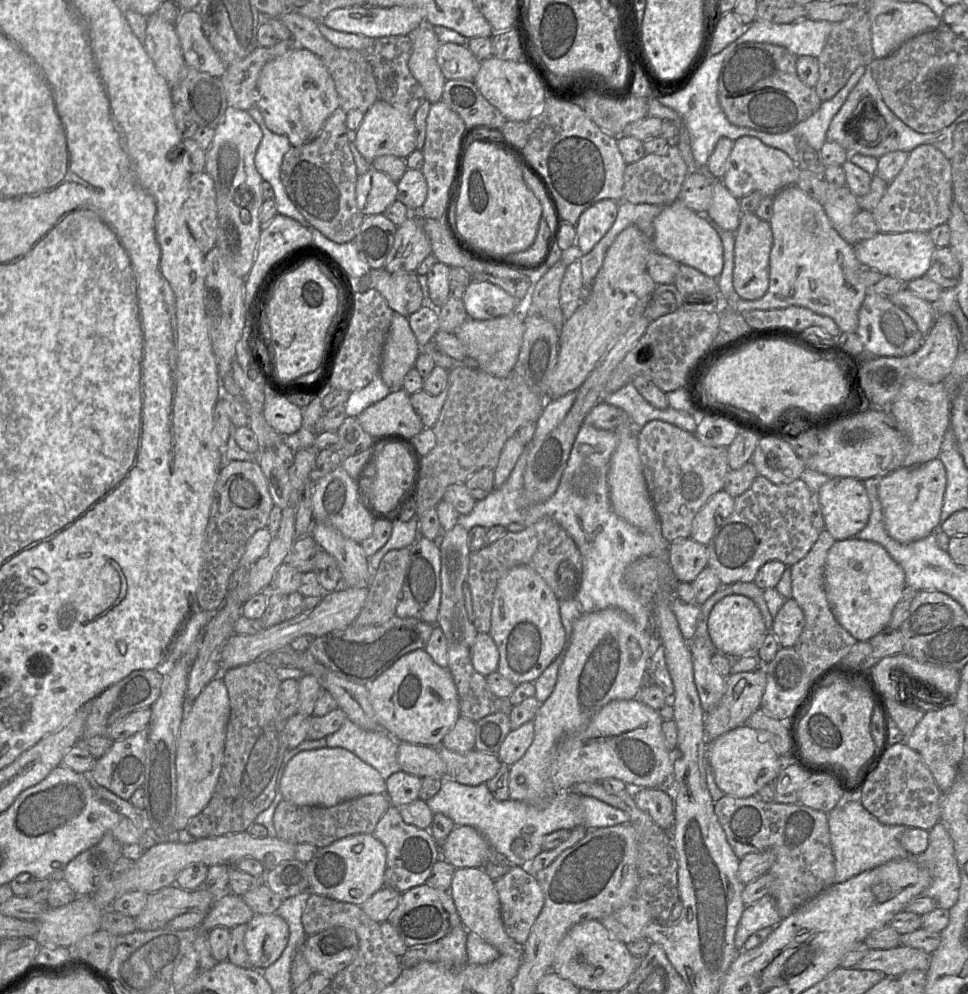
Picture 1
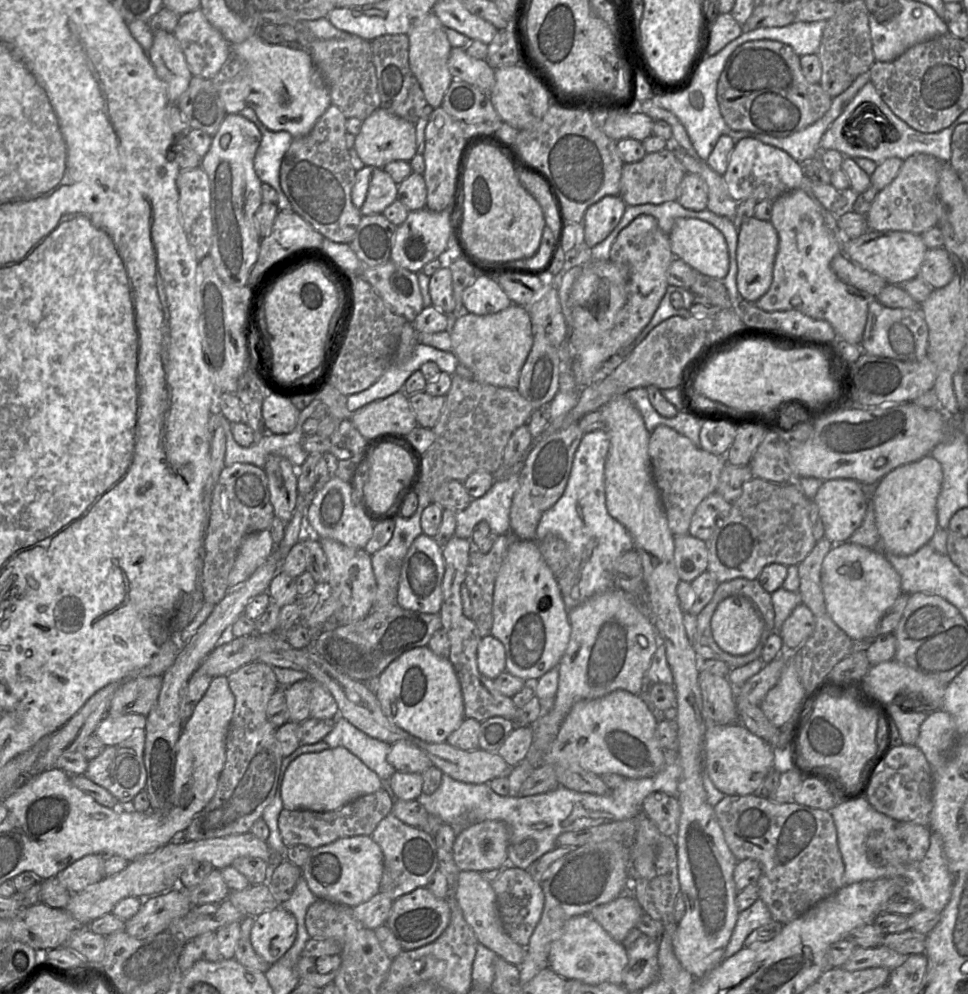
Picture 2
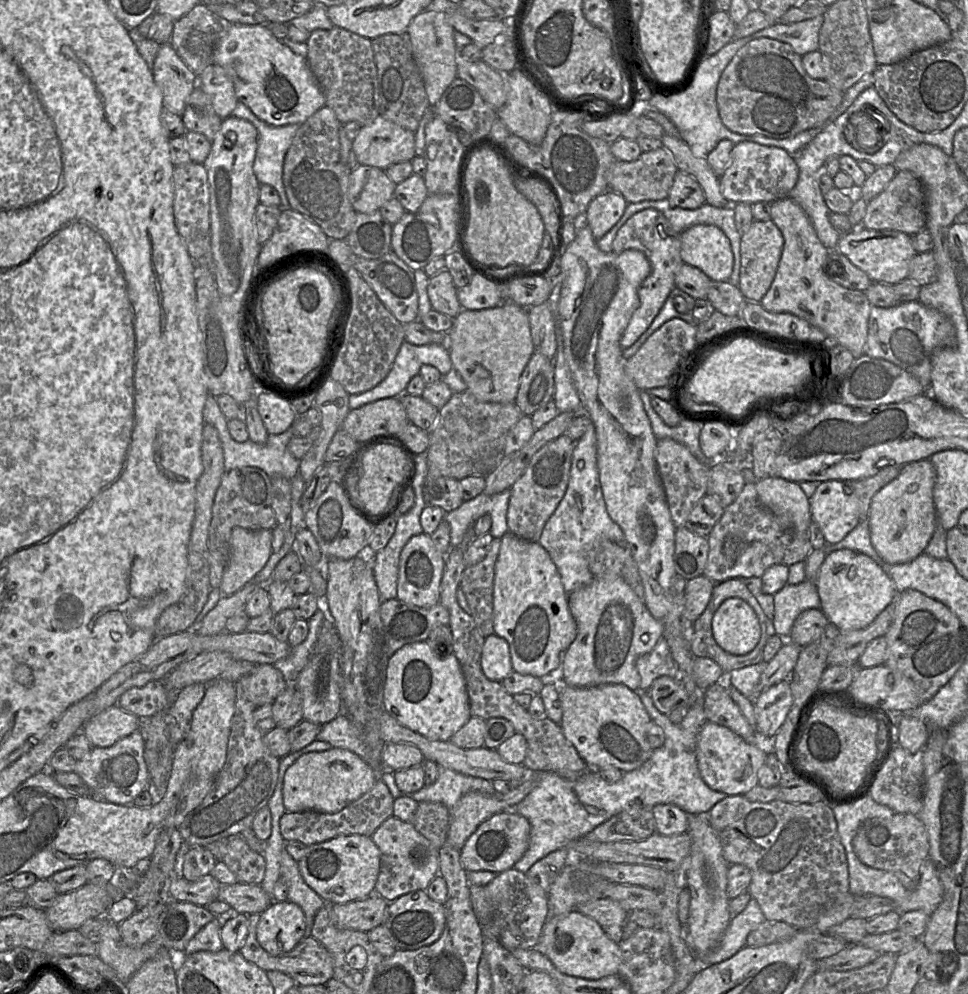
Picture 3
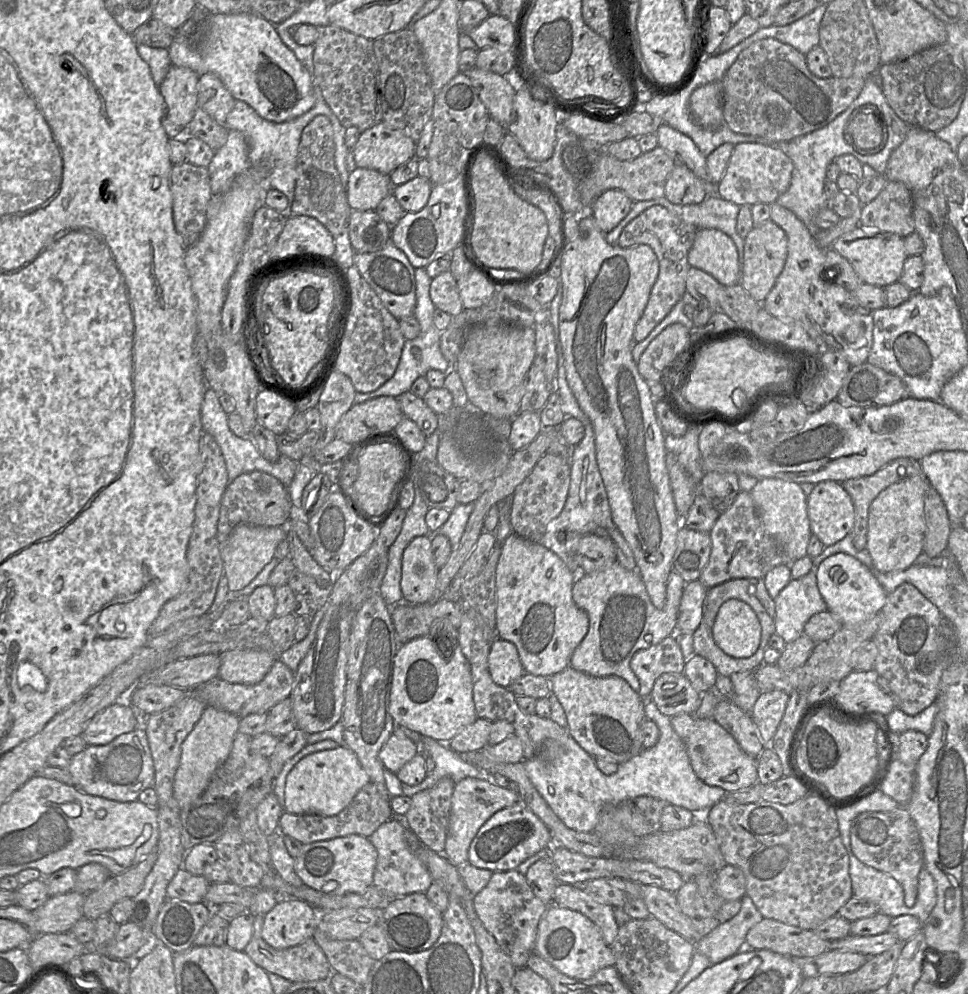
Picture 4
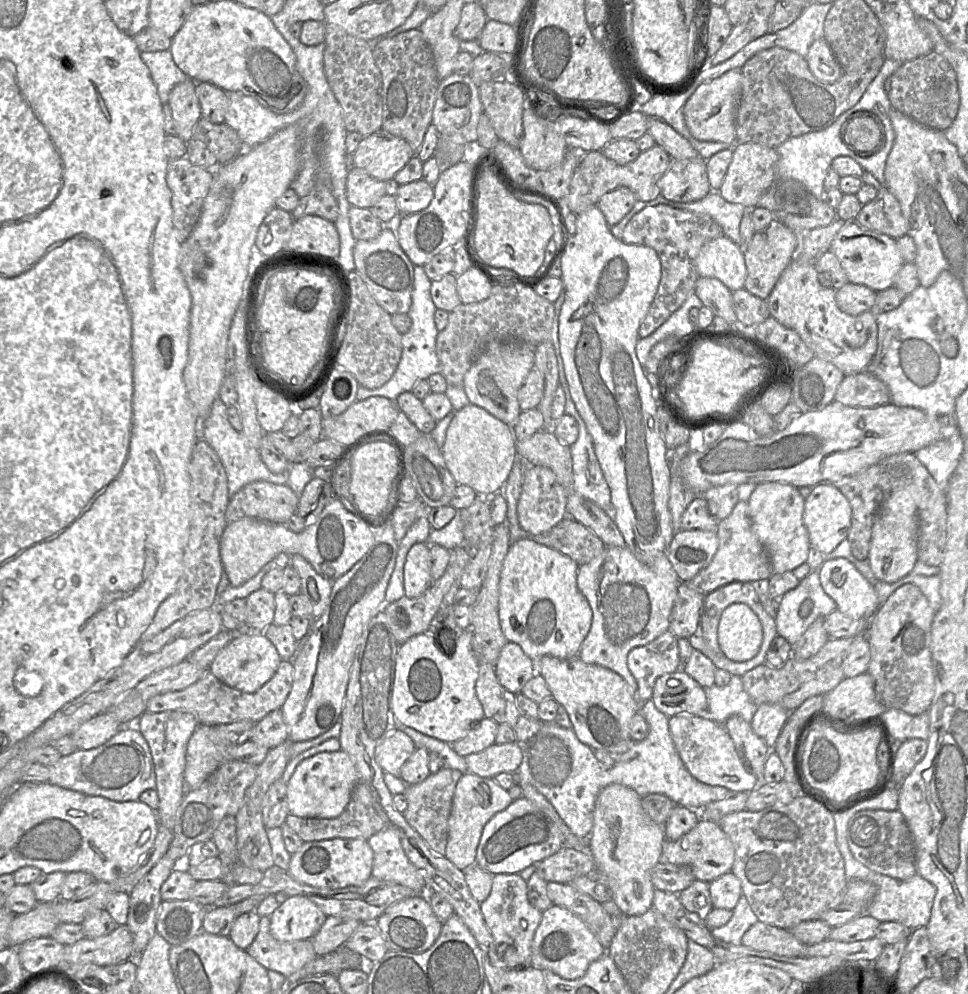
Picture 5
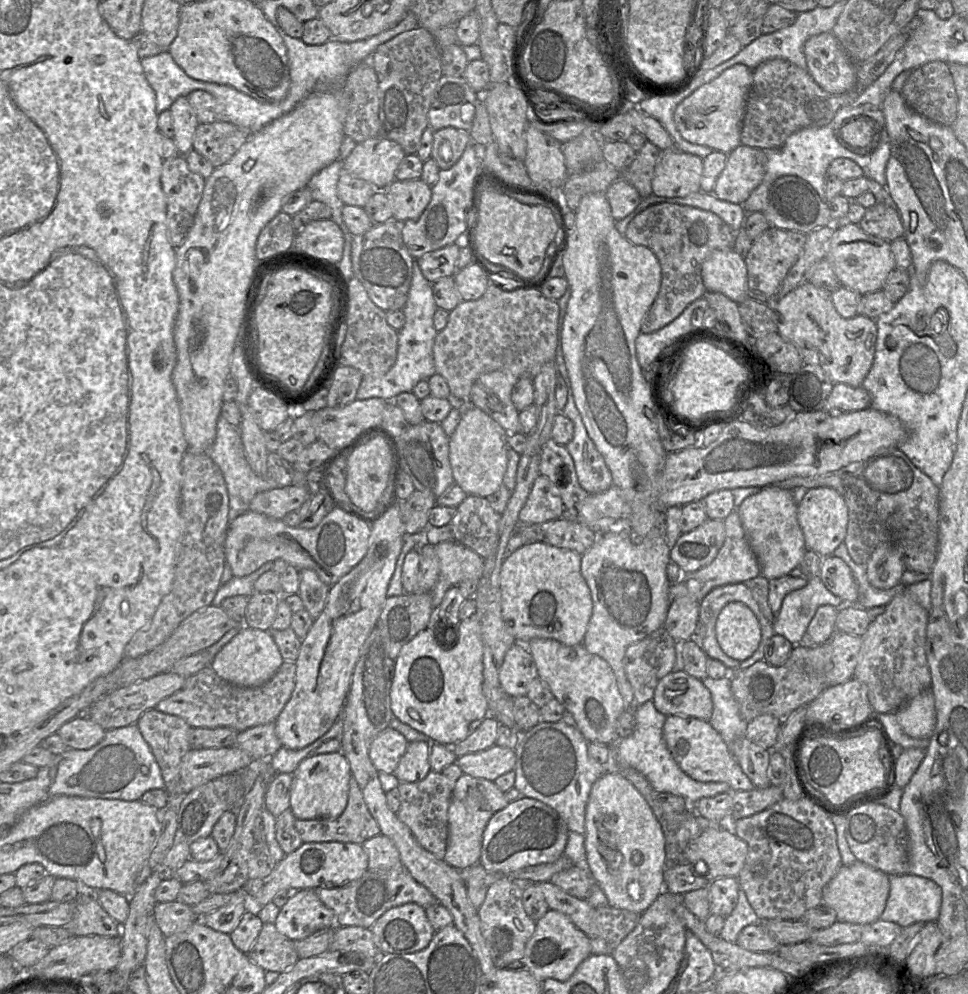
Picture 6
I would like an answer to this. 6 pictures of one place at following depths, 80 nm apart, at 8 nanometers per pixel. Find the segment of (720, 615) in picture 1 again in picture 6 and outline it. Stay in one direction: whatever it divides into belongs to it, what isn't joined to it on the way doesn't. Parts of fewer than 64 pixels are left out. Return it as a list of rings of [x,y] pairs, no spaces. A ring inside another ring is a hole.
[[[731,602],[722,608],[715,630],[721,650],[738,661],[750,658],[761,641],[761,629],[755,615],[741,602]]]

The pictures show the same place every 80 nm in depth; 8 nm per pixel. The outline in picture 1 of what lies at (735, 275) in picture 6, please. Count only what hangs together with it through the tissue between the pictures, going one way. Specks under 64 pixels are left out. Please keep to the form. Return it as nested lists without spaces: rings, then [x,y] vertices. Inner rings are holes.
[[[677,199],[663,208],[653,220],[654,249],[679,264],[685,264],[711,278],[718,278],[723,269],[723,244],[718,233],[698,213]]]

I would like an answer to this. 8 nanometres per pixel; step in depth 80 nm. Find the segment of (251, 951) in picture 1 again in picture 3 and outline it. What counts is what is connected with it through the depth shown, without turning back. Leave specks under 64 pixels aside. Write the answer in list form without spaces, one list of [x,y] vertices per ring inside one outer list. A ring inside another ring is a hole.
[[[273,901],[261,913],[257,940],[270,955],[281,956],[305,938],[305,929],[305,914],[299,905],[290,901]]]

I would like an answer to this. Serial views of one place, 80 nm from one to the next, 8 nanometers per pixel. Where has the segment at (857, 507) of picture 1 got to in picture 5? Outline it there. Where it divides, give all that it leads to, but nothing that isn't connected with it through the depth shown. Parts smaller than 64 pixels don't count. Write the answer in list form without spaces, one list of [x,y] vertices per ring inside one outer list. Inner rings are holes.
[[[827,483],[814,486],[803,513],[810,545],[823,554],[832,552],[847,538],[851,517],[850,503],[840,490]]]

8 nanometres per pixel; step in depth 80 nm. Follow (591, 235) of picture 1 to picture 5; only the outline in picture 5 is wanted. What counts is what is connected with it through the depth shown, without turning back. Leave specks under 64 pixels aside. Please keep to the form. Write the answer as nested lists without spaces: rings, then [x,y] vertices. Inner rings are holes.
[[[618,187],[605,193],[598,201],[597,207],[603,213],[609,227],[618,224],[634,207],[635,194],[626,187]]]

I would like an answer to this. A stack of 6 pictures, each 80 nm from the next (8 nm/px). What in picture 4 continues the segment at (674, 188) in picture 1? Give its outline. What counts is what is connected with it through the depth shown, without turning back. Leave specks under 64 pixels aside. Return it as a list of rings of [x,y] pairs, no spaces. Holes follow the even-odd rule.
[[[659,146],[630,161],[618,160],[603,150],[603,152],[597,154],[597,159],[590,173],[579,185],[580,200],[584,205],[584,213],[587,213],[594,201],[609,189],[623,191],[634,202],[664,197],[667,179],[674,167],[675,162],[671,155]]]

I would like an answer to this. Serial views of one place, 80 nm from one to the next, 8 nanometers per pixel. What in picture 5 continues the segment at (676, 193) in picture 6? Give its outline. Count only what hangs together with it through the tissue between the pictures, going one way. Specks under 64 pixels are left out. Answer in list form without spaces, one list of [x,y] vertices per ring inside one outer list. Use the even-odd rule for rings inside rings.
[[[701,157],[672,160],[658,181],[661,195],[674,202],[694,202],[703,199],[712,189],[709,184],[706,161]]]

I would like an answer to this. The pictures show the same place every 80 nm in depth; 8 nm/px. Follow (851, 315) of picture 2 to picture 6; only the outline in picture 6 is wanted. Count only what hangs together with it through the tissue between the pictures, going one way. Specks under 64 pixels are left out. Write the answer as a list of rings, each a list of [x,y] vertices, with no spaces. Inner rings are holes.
[[[807,282],[781,299],[773,299],[773,309],[778,315],[778,333],[791,342],[800,352],[804,365],[820,366],[833,383],[844,383],[852,387],[862,386],[874,360],[877,342],[877,325],[875,319],[863,315],[843,318],[835,309],[831,293],[817,288]]]

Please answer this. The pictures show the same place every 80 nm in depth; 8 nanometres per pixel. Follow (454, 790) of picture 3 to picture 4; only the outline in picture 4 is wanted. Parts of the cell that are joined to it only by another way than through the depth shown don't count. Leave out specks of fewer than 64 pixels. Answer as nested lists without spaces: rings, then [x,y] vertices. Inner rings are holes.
[[[421,737],[420,750],[425,755],[431,756],[435,763],[435,769],[418,785],[409,786],[402,783],[403,794],[407,797],[412,797],[416,793],[432,787],[446,777],[451,778],[454,783],[466,777],[489,779],[493,782],[493,775],[488,775],[463,759],[449,747],[448,743],[442,743],[430,737]]]

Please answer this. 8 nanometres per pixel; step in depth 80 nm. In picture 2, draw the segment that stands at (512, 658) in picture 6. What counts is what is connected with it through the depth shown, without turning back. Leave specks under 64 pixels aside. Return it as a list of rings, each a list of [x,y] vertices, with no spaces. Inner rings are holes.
[[[492,635],[483,637],[477,648],[477,665],[480,673],[489,679],[495,679],[505,672],[505,647]]]

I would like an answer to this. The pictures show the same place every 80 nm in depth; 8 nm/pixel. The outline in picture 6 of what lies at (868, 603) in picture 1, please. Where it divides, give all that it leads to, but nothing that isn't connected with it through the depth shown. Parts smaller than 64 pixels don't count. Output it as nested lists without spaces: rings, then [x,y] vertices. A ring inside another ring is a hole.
[[[824,557],[819,577],[833,595],[841,599],[842,605],[852,605],[858,600],[859,593],[850,567],[839,557]]]

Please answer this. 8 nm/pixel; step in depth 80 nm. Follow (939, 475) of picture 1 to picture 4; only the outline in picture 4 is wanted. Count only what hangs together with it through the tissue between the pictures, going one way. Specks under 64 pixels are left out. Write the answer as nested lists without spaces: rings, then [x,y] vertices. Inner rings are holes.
[[[925,476],[906,478],[884,489],[871,503],[868,512],[866,549],[877,570],[905,570],[913,565],[923,552],[926,534],[924,493],[927,483]]]

